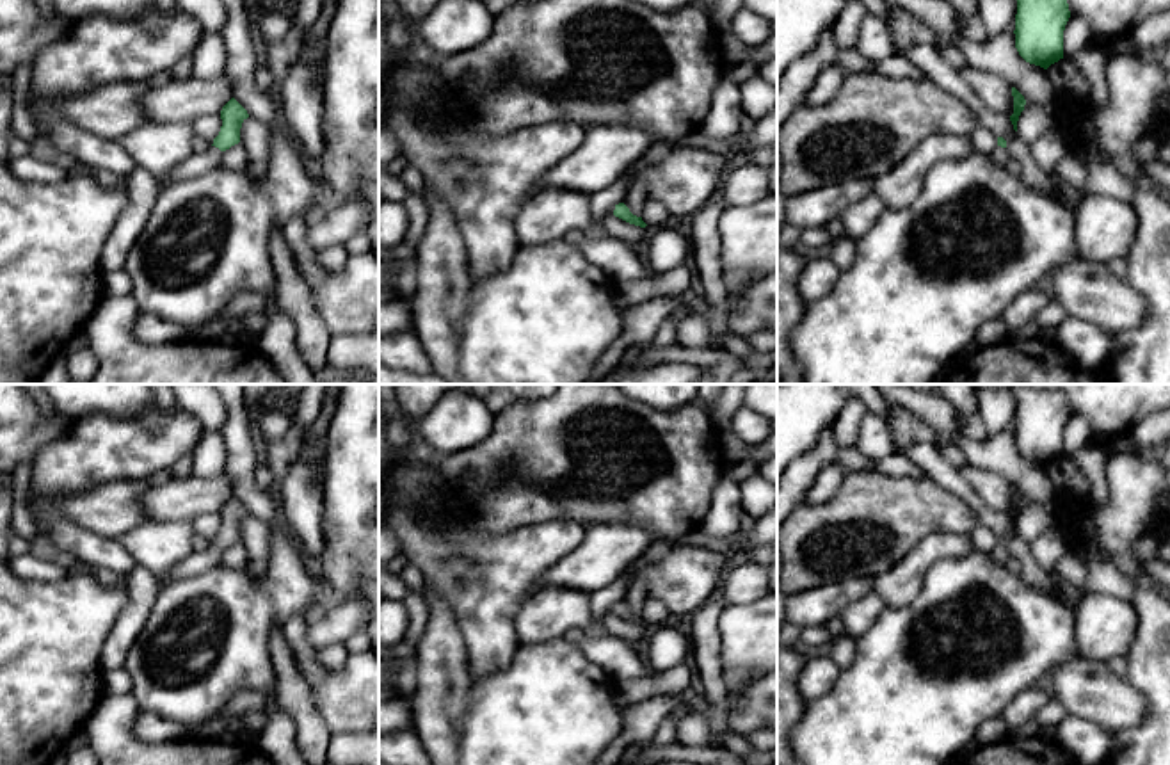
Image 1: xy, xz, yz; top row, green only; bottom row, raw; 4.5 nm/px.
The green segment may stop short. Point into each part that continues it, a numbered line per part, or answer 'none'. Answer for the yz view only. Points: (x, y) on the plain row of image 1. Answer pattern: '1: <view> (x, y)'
1: yz (1001, 555)

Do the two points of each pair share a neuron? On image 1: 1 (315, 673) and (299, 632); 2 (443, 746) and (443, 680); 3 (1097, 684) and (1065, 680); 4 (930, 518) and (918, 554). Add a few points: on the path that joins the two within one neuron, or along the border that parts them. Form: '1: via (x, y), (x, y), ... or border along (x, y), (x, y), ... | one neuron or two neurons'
1: via (308, 662), (299, 643) | one neuron
2: via (443, 730), (443, 696) | one neuron
3: via (1090, 684), (1073, 682) | one neuron
4: border along (966, 532), (930, 532), (895, 564) | two neurons

